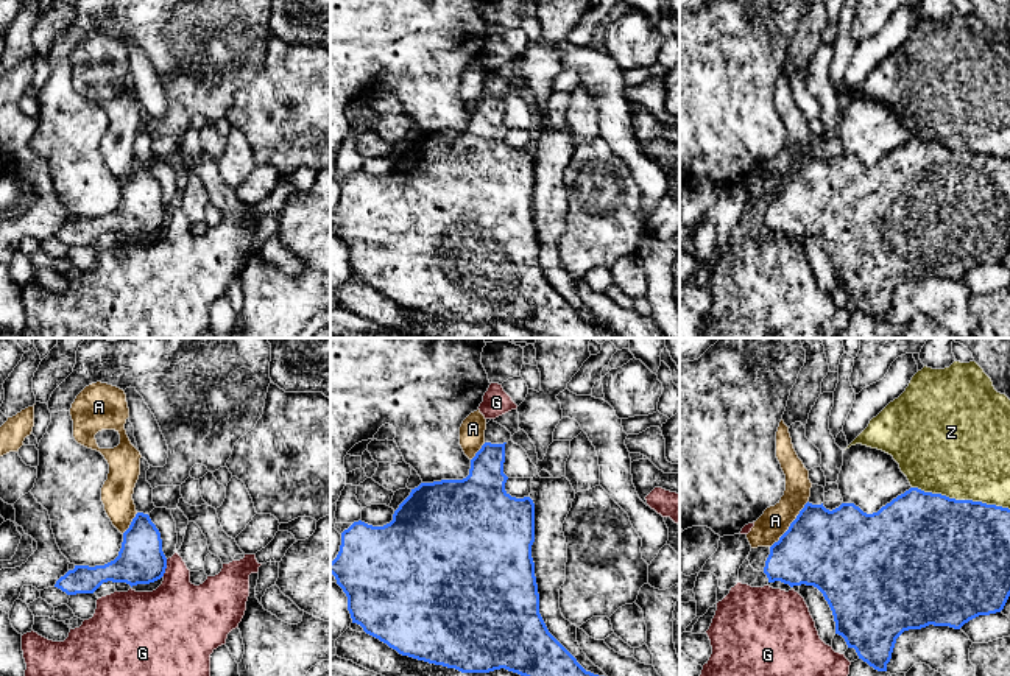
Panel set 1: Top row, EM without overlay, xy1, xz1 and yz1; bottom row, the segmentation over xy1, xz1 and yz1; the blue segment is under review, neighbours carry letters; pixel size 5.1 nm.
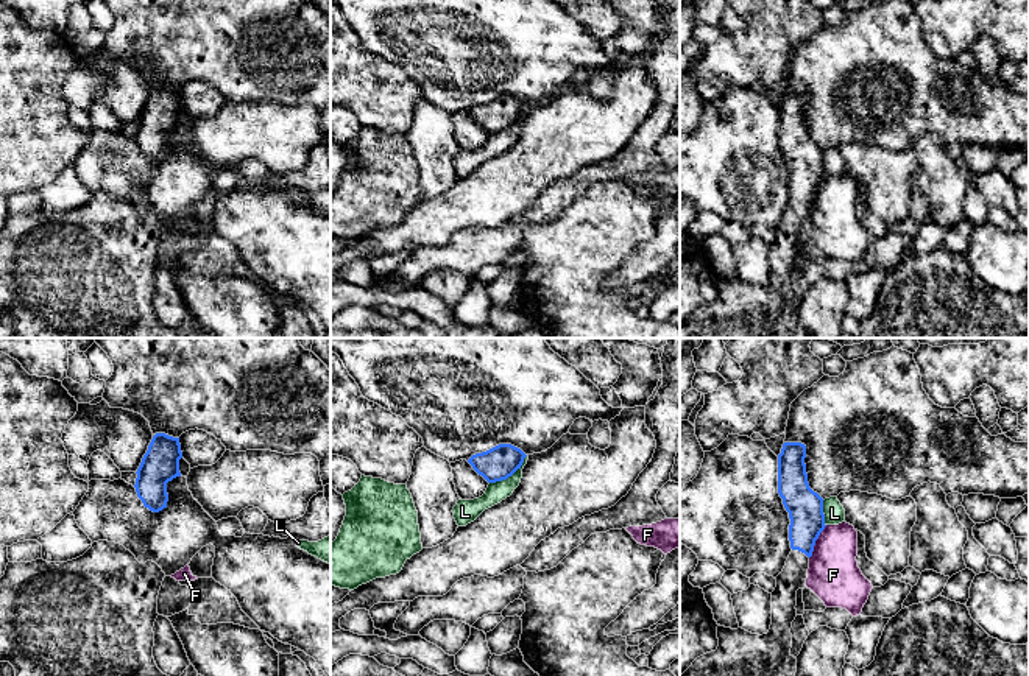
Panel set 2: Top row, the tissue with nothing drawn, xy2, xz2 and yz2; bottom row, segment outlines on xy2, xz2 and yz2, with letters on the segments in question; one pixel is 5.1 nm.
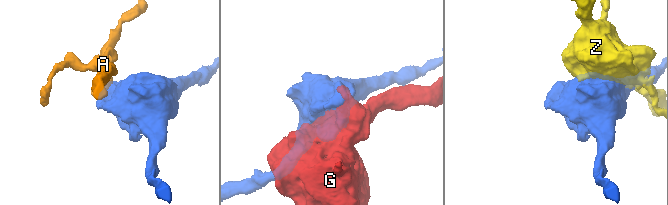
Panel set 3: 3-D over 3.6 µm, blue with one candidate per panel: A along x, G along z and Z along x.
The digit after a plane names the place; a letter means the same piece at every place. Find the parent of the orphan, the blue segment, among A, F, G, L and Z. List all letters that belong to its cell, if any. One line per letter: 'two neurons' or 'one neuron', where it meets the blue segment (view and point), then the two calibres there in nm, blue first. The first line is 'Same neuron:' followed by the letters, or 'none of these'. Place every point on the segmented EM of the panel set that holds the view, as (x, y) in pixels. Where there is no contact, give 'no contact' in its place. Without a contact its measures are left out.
Same neuron: none of these
A: two neurons; meets blue in yz1 at (791, 524); 420 nm thick on the blue side, 150 nm on the other
F: two neurons; meets blue in yz2 at (814, 542); 190 nm thick on the blue side, 260 nm on the other
G: two neurons; meets blue in xy1 at (165, 567); 240 nm thick on the blue side, 360 nm on the other
L: two neurons; meets blue in xz2 at (510, 475); 170 nm thick on the blue side, 100 nm on the other
Z: two neurons; meets blue in yz1 at (960, 500); 500 nm thick on the blue side, 480 nm on the other

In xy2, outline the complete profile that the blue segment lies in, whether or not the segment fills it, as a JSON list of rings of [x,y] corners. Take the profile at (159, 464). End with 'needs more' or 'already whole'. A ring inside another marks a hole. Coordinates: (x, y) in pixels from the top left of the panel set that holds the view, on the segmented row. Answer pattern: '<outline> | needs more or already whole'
[[[156,433],[137,469],[136,492],[143,506],[153,512],[167,508],[167,483],[181,477],[179,459],[182,458],[179,438]]] | already whole

